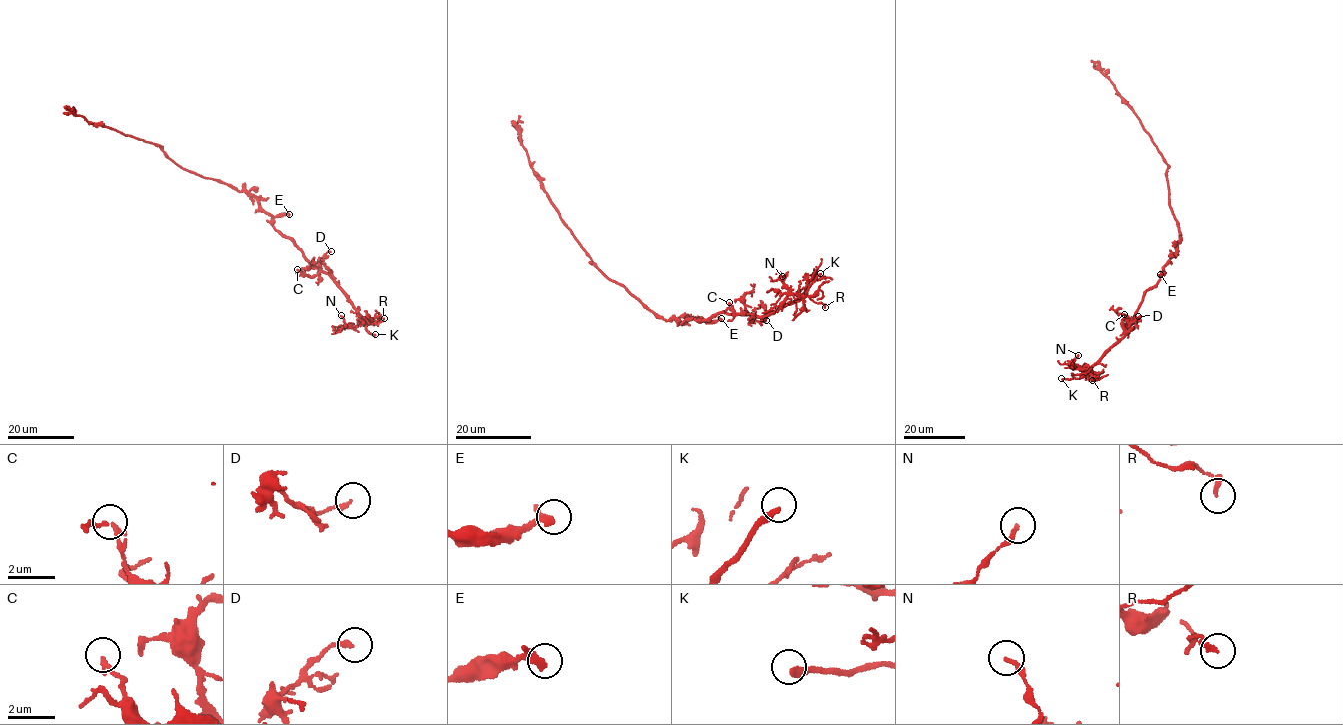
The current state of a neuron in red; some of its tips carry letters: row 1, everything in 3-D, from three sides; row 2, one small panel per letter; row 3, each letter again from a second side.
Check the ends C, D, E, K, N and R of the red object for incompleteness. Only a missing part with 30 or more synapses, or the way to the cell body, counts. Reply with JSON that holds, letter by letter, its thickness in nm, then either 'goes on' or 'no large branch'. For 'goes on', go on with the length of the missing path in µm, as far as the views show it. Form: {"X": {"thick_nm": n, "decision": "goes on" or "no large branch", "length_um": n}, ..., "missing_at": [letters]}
{"C": {"thick_nm": 170, "decision": "no large branch"}, "D": {"thick_nm": 180, "decision": "no large branch"}, "E": {"thick_nm": 280, "decision": "no large branch"}, "K": {"thick_nm": 320, "decision": "goes on", "length_um": 30}, "N": {"thick_nm": 220, "decision": "no large branch"}, "R": {"thick_nm": 190, "decision": "no large branch"}, "missing_at": ["K"]}

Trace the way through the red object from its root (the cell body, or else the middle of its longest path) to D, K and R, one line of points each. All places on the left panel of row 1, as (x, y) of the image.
D: (233, 186), (252, 194), (271, 215), (276, 229), (290, 237), (316, 266), (331, 251)
K: (233, 186), (252, 194), (271, 215), (276, 229), (290, 237), (307, 260), (331, 274), (367, 331), (375, 334)
R: (233, 186), (252, 194), (271, 215), (276, 229), (290, 237), (307, 260), (331, 274), (365, 322), (384, 318)

